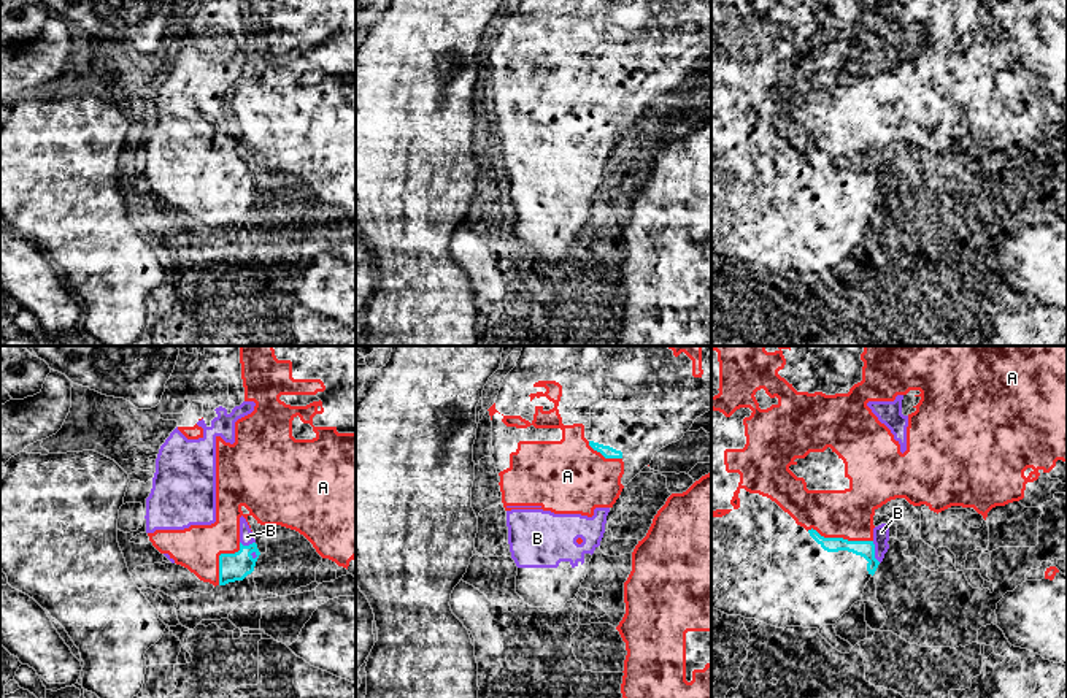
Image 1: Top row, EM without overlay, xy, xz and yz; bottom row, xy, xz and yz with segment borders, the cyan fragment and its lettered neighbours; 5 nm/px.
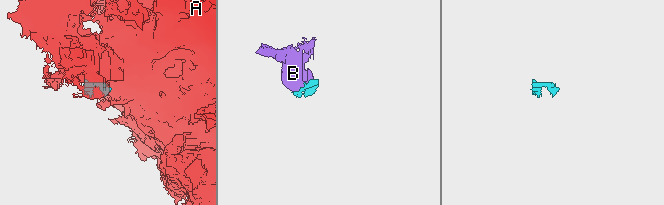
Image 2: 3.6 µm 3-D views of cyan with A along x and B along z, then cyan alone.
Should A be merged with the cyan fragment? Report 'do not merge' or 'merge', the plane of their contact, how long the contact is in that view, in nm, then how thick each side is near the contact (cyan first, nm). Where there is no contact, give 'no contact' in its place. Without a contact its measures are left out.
do not merge | yz | 340 nm | 90/240 nm

